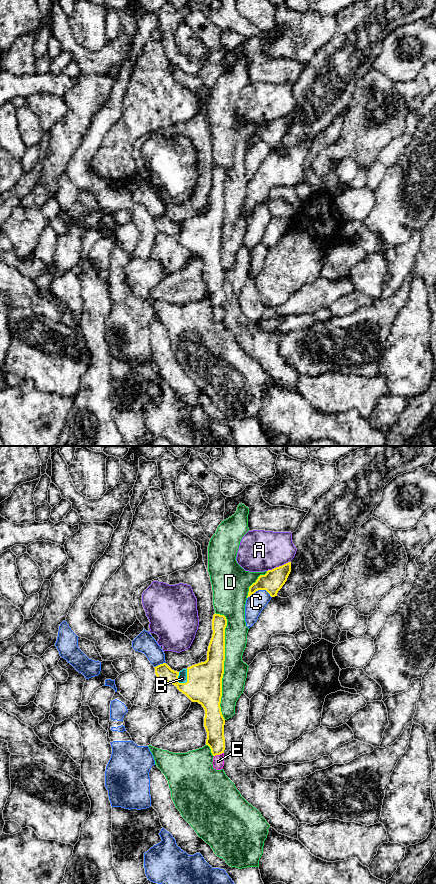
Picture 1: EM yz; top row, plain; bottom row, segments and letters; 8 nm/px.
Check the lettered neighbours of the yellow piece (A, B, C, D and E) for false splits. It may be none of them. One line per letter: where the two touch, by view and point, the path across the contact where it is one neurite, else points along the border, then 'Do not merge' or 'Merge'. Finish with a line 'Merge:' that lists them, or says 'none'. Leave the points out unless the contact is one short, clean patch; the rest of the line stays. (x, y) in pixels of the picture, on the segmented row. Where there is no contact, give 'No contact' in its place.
A: Touches yellow at yz (279, 566). Do not merge
B: Touches yellow at yz (187, 679). Merge
C: Touches yellow at yz (259, 589). Do not merge
D: Touches yellow at yz (223, 663). Do not merge
E: Touches yellow at yz (218, 754). Do not merge
Merge: B

